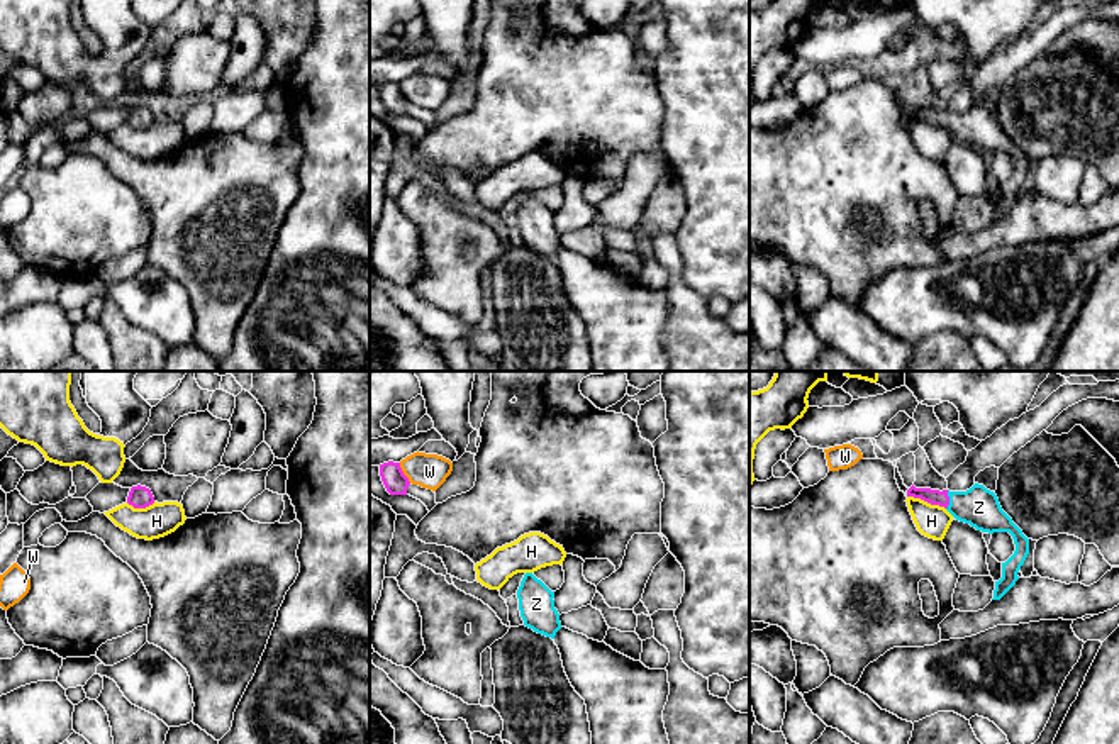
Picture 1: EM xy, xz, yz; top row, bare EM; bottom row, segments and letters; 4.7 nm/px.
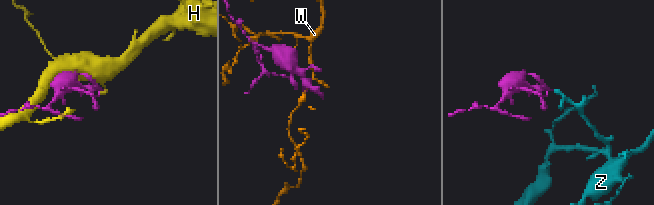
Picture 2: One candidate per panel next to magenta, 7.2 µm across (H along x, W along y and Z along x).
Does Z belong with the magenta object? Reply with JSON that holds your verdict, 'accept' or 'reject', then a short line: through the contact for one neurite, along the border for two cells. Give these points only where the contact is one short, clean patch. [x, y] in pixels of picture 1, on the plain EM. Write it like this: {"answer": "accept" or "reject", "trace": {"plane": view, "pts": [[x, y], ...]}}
{"answer": "accept", "trace": {"plane": "yz", "pts": [[935, 117], [948, 121], [967, 127], [979, 127]]}}

